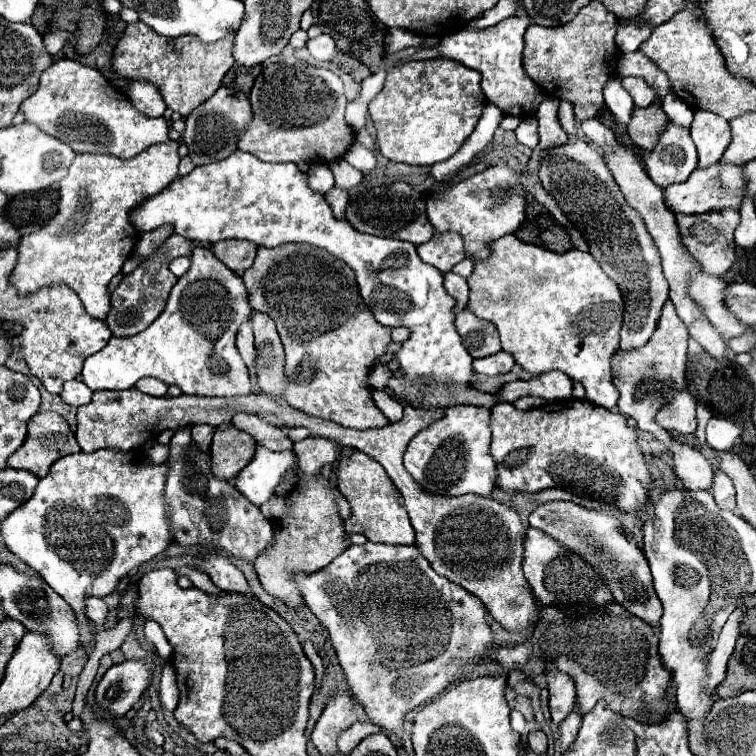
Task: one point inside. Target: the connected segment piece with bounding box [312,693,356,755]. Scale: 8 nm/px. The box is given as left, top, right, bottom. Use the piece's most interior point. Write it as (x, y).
(339, 714)

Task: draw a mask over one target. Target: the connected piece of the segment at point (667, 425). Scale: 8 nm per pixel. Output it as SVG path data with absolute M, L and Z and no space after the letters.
M688 389L678 391L670 403L662 405L662 409L656 415L656 421L666 431L694 435L696 433L696 399L690 395Z

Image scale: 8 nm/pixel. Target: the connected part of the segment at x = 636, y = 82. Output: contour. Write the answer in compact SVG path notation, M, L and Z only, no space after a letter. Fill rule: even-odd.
M622 77L622 87L632 95L636 107L648 107L658 99L656 91L640 77Z

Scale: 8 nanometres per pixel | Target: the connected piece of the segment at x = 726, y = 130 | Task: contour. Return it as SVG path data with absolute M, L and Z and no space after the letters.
M694 111L692 139L698 147L698 167L718 163L730 145L730 125L710 111Z

